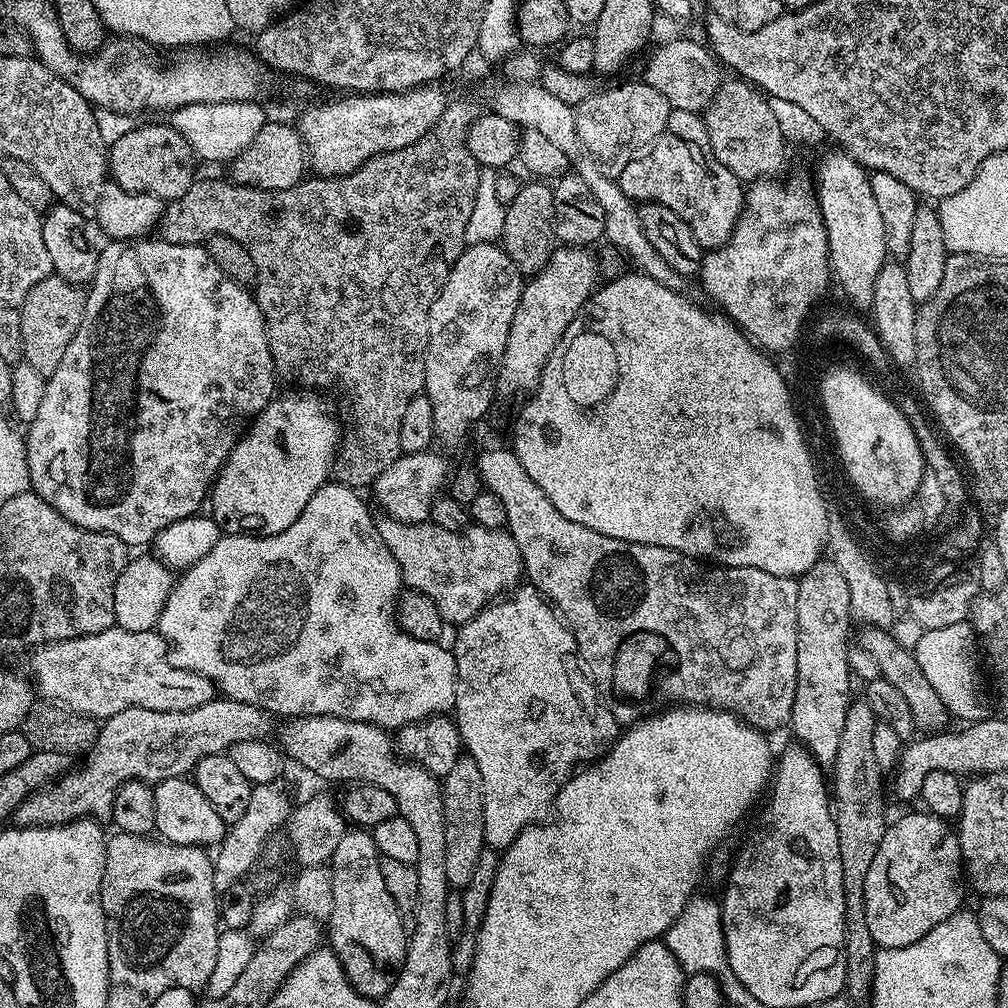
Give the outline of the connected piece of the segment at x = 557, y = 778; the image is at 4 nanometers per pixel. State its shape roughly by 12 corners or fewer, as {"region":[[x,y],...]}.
{"region":[[517,586],[459,625],[454,719],[509,848],[618,739]]}

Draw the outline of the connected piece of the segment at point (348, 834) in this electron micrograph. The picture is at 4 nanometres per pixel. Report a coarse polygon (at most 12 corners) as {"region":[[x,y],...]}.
{"region":[[371,831],[330,861],[330,947],[363,996],[392,989],[409,938]]}

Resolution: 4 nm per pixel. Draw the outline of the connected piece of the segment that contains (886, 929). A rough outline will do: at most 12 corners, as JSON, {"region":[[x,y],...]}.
{"region":[[927,810],[870,862],[873,942],[901,948],[961,911],[960,841]]}

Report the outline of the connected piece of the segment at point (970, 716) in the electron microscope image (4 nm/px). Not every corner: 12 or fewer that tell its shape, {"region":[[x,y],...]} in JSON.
{"region":[[971,623],[924,630],[914,651],[953,717],[989,715]]}

